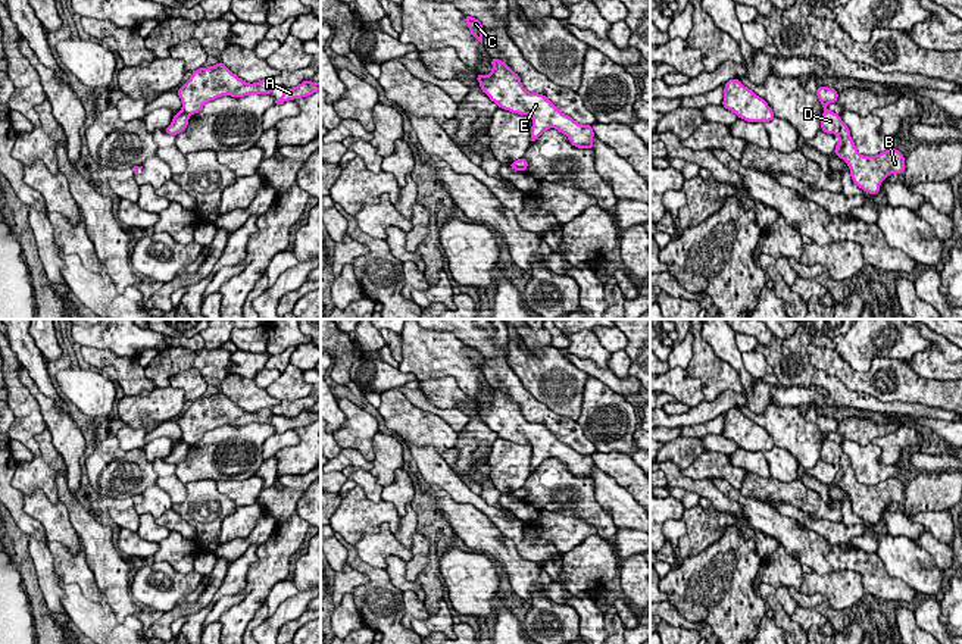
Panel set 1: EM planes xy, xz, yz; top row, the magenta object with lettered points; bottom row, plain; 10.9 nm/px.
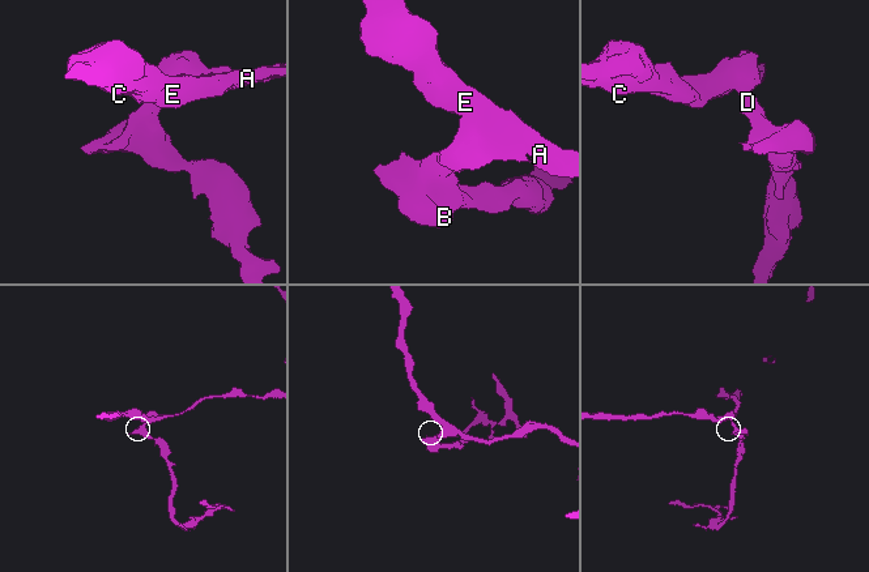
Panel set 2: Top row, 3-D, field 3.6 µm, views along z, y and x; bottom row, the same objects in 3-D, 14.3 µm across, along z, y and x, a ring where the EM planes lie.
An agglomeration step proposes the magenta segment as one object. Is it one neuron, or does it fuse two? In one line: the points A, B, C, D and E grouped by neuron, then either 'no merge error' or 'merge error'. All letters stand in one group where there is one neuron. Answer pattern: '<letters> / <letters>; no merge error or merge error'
A C E / B D; merge error

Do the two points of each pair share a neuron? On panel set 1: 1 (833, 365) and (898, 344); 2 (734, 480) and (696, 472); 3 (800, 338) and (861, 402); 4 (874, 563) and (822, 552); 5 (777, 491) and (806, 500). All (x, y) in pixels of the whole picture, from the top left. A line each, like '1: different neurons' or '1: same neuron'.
1: different neurons
2: same neuron
3: same neuron
4: same neuron
5: same neuron

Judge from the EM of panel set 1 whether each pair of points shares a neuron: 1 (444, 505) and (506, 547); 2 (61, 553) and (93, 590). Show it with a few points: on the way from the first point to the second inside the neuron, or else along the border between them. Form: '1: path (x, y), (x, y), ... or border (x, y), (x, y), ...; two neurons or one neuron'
1: path (459, 515), (492, 544); one neuron
2: path (66, 562), (86, 581); one neuron

